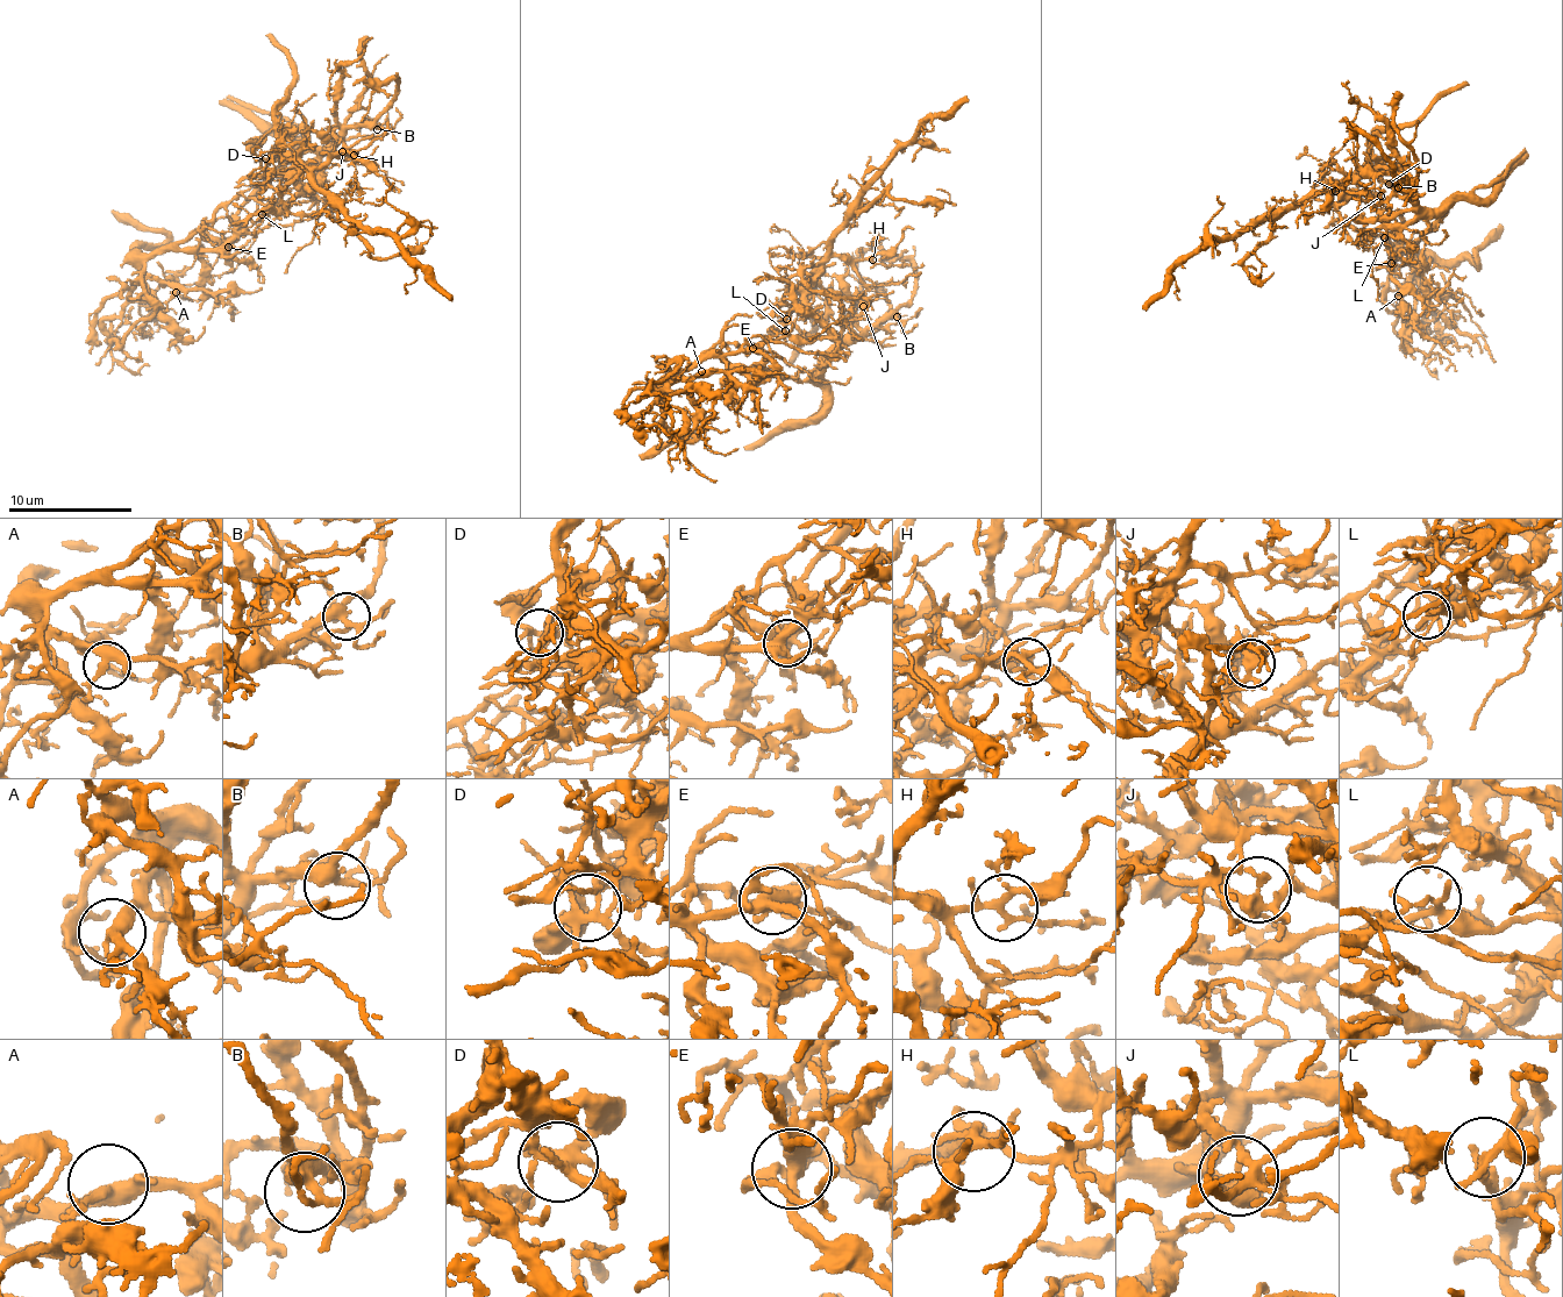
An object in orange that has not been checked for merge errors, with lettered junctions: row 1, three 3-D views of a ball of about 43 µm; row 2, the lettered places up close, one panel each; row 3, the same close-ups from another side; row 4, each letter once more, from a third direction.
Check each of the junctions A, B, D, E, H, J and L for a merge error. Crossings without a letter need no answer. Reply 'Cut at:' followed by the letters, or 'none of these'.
Cut at: J, L

